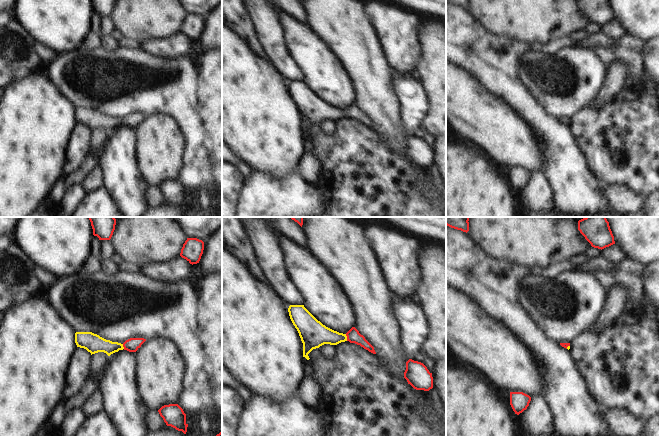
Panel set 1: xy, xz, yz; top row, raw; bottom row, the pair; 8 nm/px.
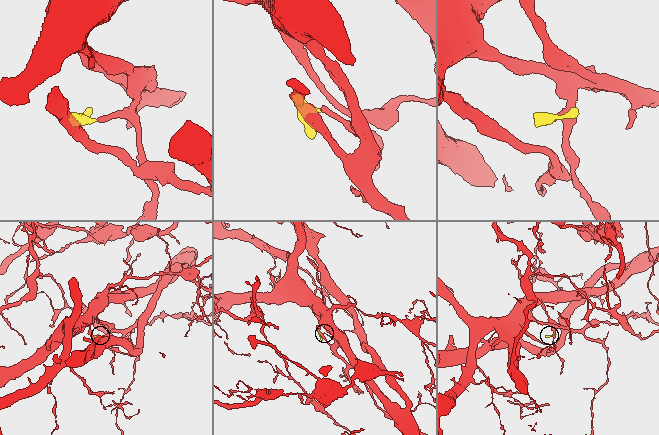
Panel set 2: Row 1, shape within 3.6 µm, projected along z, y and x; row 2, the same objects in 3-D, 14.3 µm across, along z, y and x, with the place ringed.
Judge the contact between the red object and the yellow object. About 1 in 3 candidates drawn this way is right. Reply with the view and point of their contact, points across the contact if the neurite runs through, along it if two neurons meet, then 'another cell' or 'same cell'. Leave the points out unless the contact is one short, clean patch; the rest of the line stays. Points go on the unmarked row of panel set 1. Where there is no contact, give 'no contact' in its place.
contact xz (347, 113); way xz (353, 112), (347, 113), (330, 113), (316, 110); same cell

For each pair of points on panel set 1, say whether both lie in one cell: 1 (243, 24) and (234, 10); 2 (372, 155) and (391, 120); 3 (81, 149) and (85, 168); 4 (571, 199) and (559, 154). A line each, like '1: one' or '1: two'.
1: one
2: two
3: two
4: one

